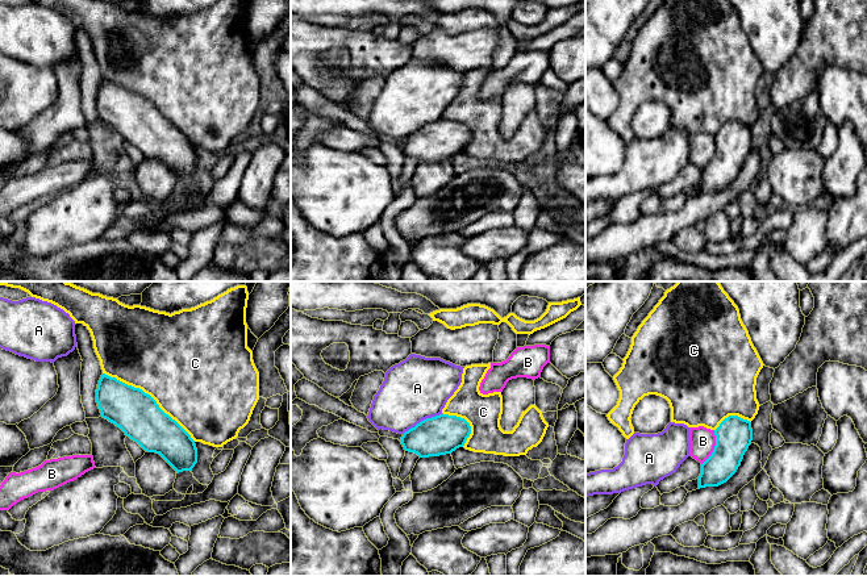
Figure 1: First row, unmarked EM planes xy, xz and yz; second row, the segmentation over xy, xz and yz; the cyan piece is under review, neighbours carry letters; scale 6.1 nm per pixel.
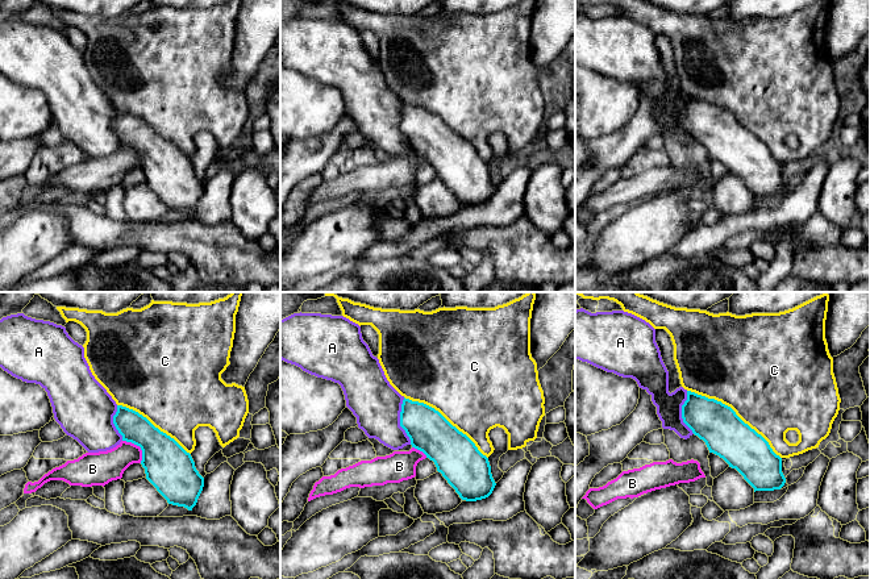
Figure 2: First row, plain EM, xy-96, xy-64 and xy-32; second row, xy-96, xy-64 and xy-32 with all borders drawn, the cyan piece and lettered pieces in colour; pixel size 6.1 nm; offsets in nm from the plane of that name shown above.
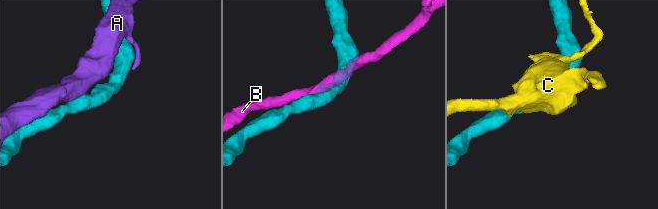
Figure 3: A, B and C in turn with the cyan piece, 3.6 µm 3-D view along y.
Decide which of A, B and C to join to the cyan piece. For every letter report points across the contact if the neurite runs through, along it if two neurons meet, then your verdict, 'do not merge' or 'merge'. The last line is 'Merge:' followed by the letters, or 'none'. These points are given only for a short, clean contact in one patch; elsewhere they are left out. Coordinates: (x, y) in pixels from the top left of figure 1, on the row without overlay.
A: do not merge
B: border along yz (715, 136), (715, 154), (701, 170); do not merge
C: merge
Merge: C

